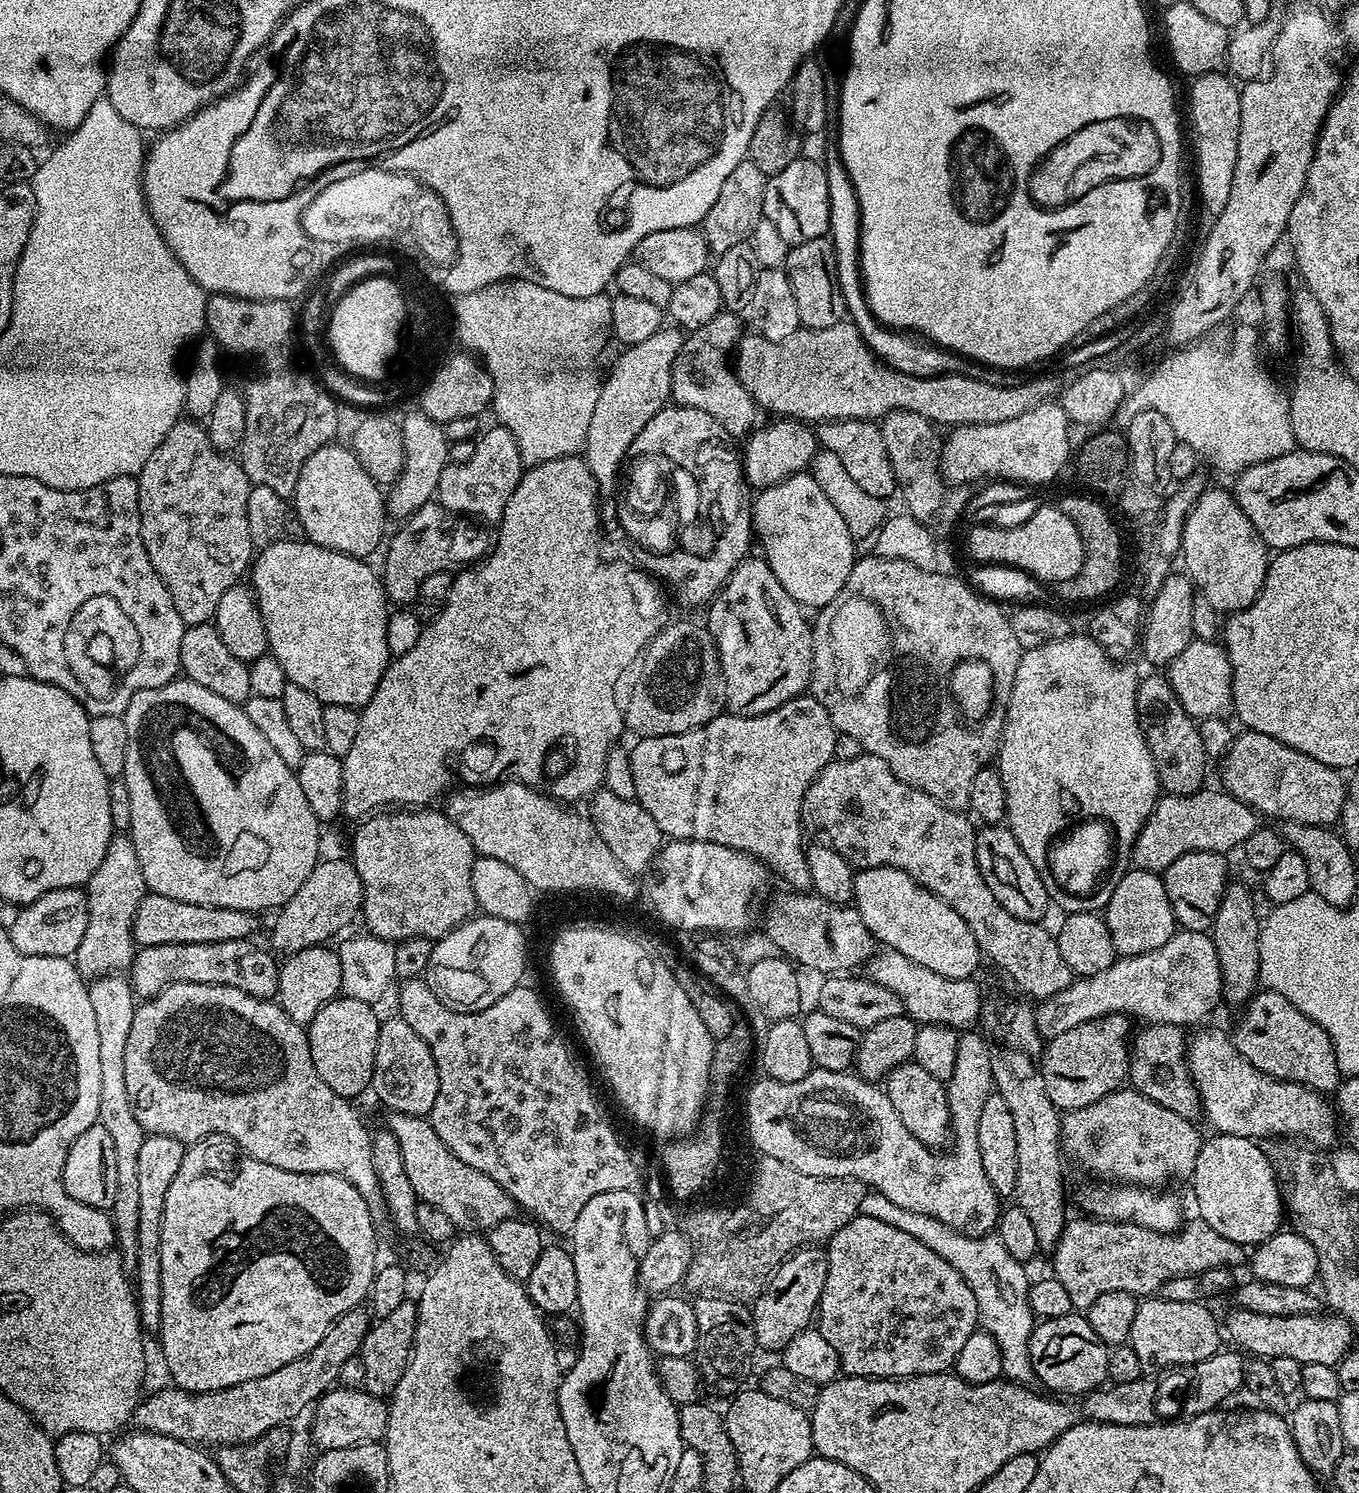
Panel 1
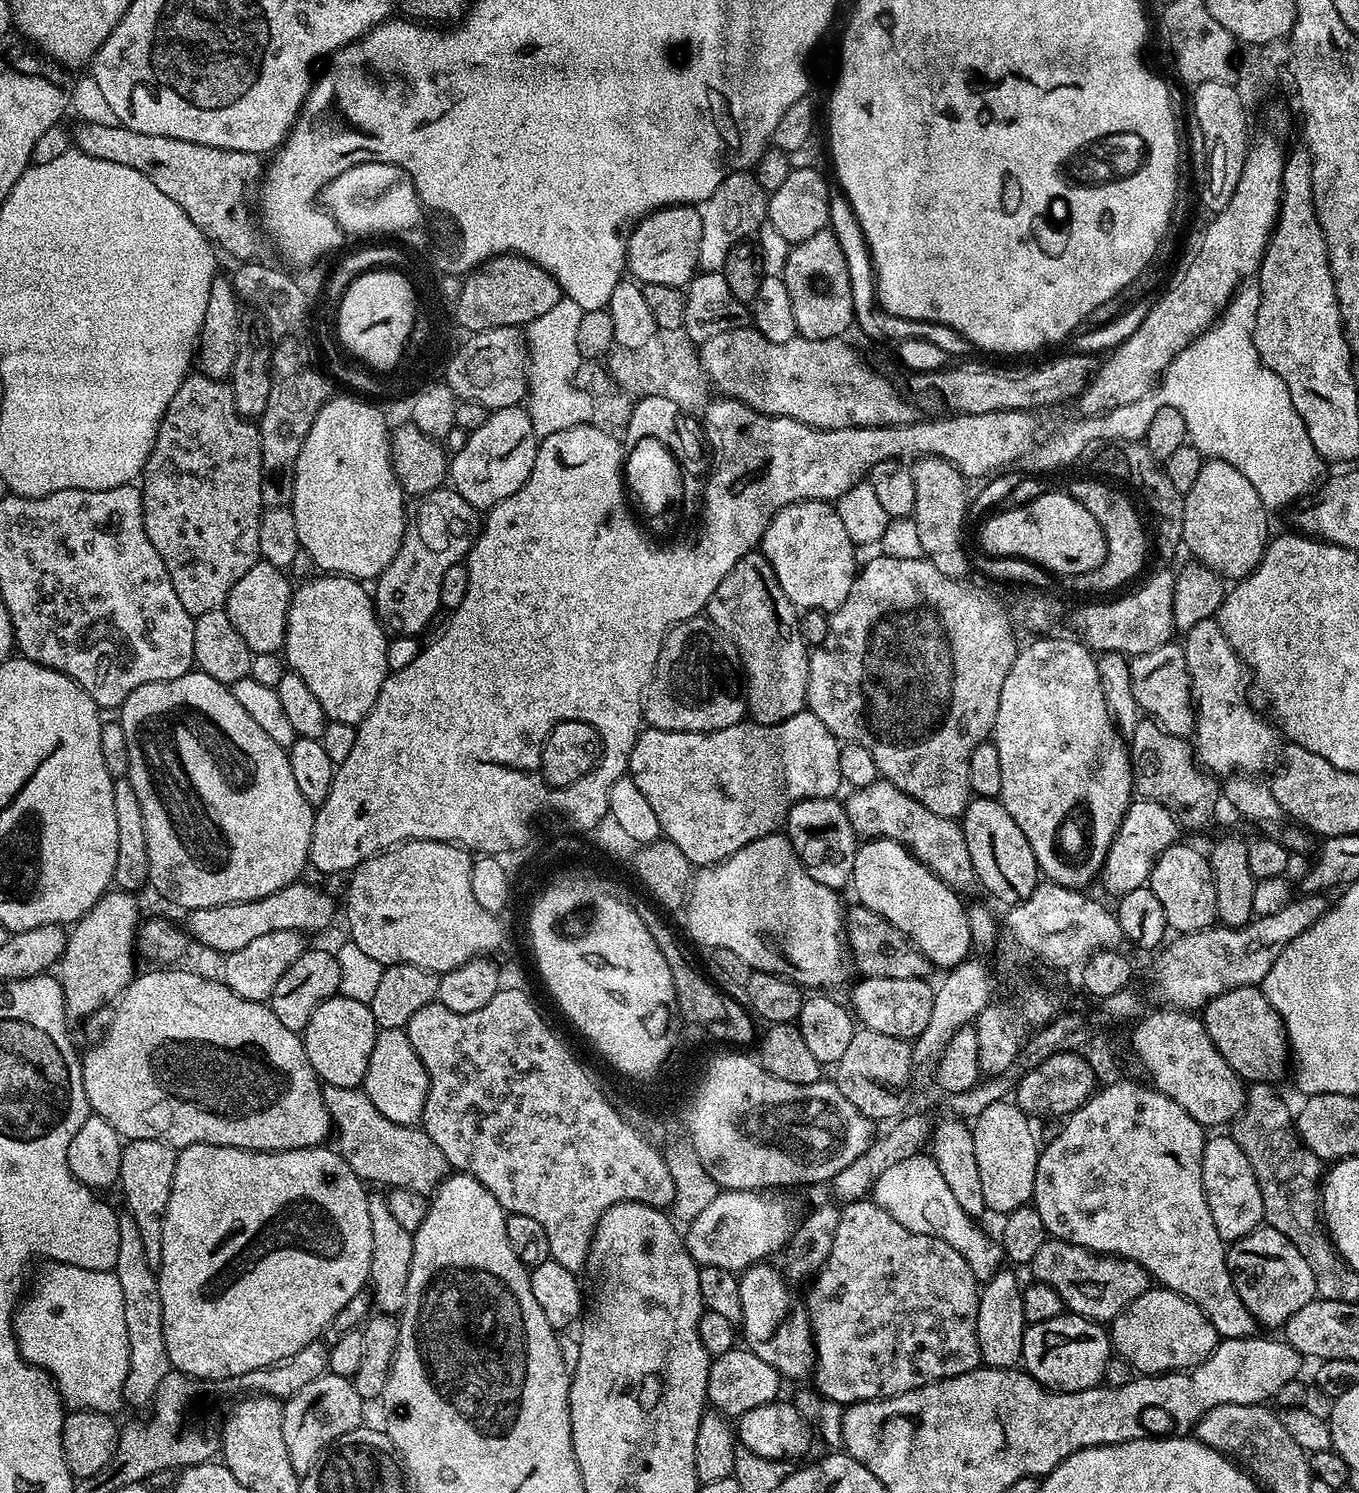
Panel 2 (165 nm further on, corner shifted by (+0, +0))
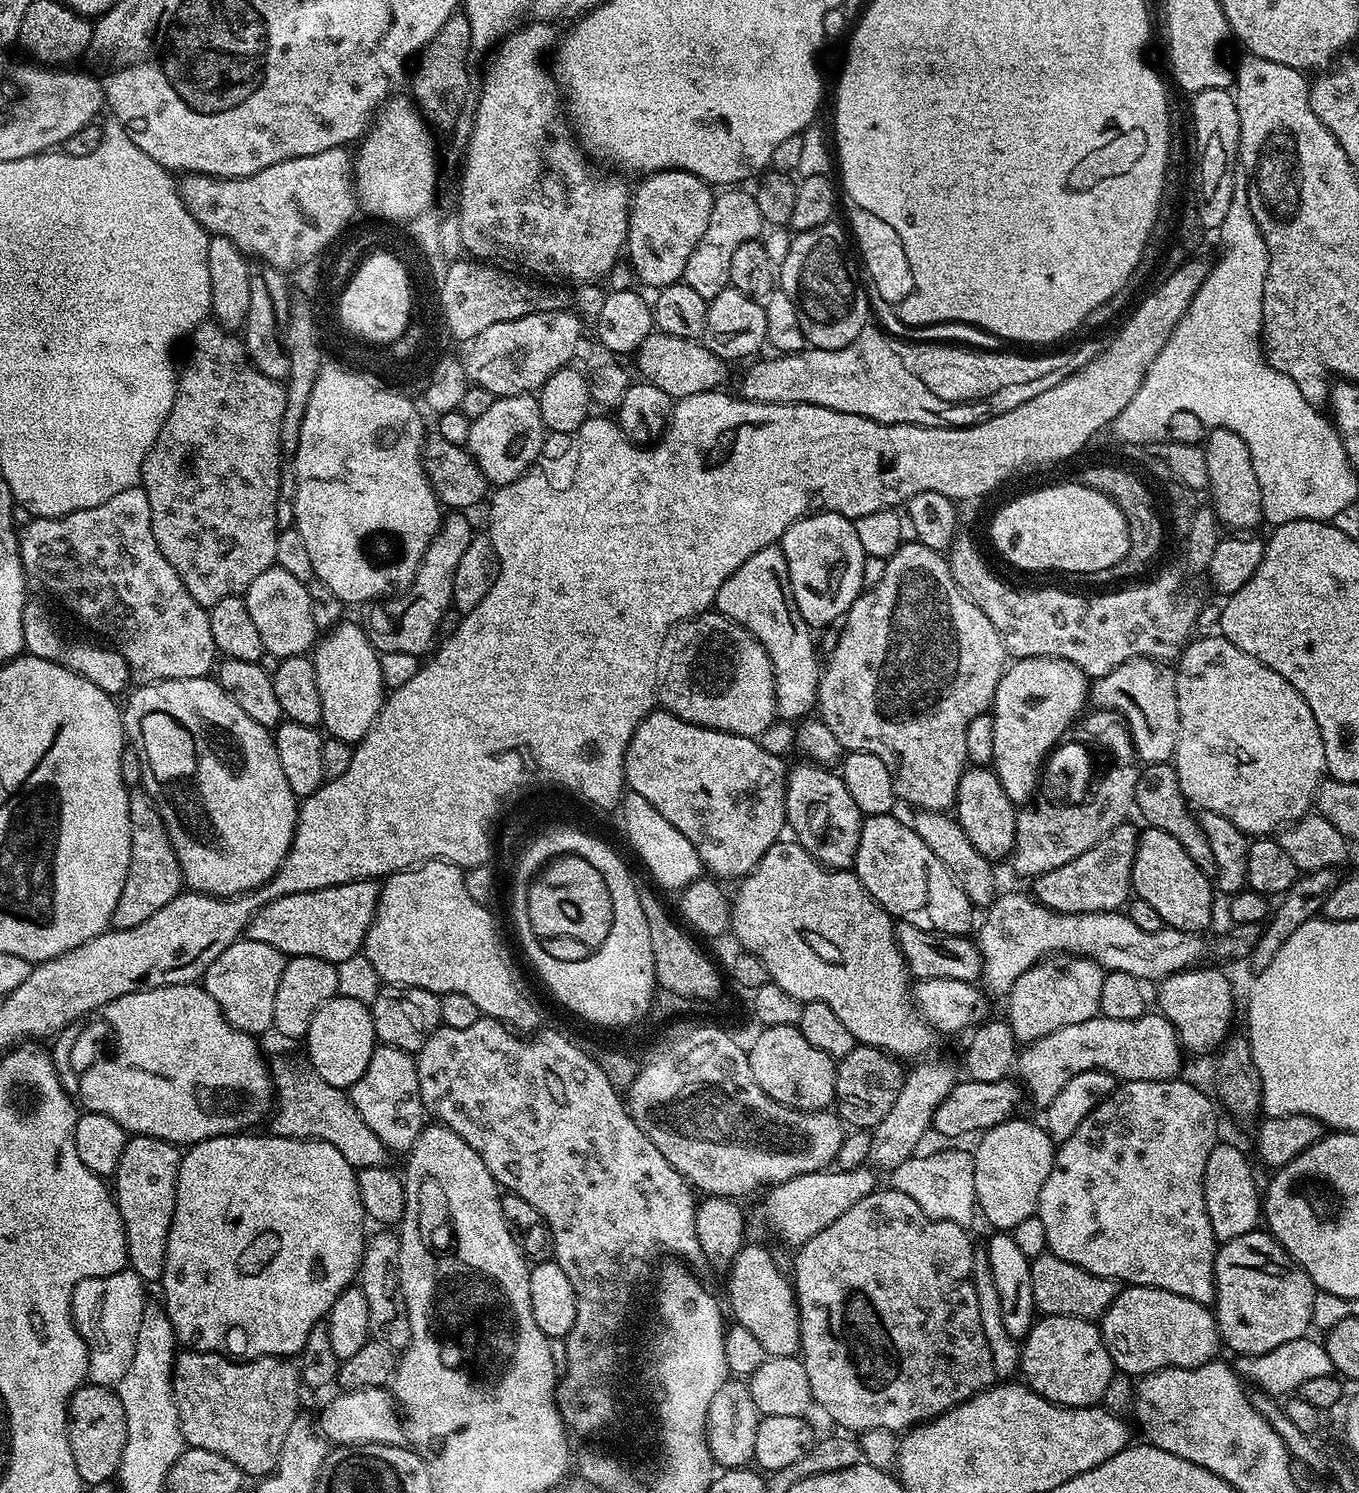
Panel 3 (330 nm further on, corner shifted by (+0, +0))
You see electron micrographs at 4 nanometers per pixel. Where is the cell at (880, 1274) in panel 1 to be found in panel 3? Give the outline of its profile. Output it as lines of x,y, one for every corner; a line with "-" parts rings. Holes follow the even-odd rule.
888,1186
886,1190
871,1192
862,1202
854,1202
842,1218
830,1222
826,1230
814,1234
804,1244
799,1245
796,1256
796,1280
794,1276
794,1293
796,1307
800,1309
800,1352
806,1366
806,1378
810,1378
810,1390
813,1401
833,1420
841,1424
841,1429
852,1434
870,1430
888,1430
897,1434
915,1428
926,1420
965,1404
972,1396
977,1396
985,1388
992,1387
997,1379
994,1362
990,1362
990,1345
986,1343
986,1334
982,1334
982,1317
978,1315
978,1294
974,1294
972,1281
972,1249
974,1241
968,1237
969,1229
962,1224
932,1220
910,1198
898,1189

